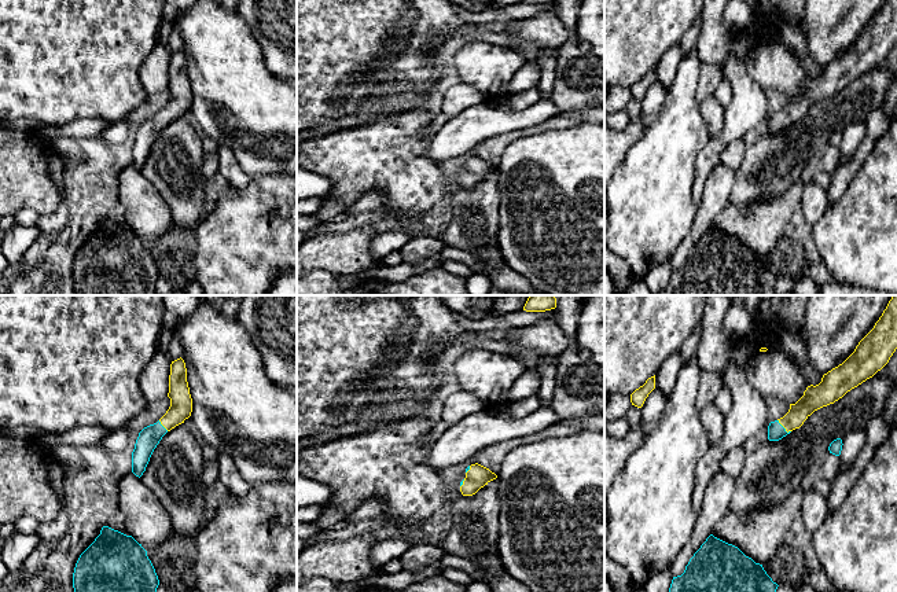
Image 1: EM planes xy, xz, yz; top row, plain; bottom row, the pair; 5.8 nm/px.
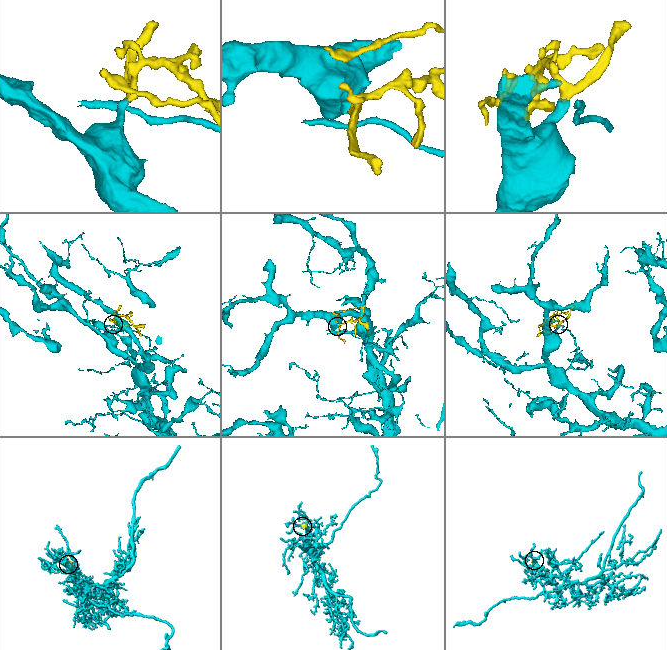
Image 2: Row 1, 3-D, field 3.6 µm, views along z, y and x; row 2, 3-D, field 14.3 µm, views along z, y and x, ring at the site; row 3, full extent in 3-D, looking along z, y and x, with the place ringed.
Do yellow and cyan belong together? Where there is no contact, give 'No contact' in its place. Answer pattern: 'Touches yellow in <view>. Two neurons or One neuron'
Touches yellow in yz. One neuron

